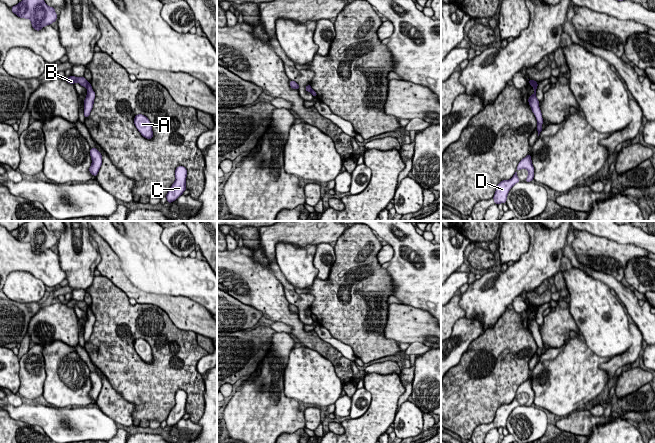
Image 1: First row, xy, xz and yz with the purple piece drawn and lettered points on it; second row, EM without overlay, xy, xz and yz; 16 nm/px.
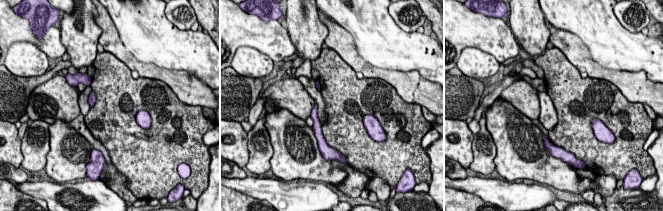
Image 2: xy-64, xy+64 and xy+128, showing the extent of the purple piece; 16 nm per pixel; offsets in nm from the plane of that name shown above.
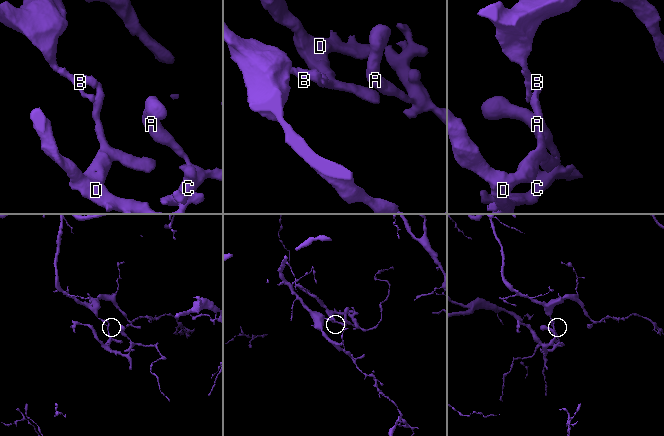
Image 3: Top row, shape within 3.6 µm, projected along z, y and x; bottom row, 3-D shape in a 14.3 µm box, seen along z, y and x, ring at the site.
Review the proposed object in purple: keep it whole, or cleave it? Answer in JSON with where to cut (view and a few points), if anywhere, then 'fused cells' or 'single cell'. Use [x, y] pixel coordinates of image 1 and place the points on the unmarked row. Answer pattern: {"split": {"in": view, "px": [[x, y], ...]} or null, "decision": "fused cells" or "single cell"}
{"split": {"in": "xy", "px": [[89, 306], [86, 311]]}, "decision": "fused cells"}

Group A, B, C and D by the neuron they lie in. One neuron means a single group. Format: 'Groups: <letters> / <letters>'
Groups: A C D / B

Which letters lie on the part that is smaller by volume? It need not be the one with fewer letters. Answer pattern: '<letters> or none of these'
A, C, D

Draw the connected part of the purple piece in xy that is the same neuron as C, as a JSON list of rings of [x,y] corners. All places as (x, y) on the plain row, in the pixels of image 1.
[[[178,390],[175,394],[175,401],[176,404],[172,408],[166,419],[168,427],[175,425],[186,414],[186,401],[187,401],[186,392],[183,390]]]

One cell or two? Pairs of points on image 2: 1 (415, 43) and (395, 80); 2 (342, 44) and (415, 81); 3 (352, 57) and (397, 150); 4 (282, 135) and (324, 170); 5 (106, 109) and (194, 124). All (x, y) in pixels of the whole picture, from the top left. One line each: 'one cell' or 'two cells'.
1: two cells
2: one cell
3: two cells
4: one cell
5: one cell

